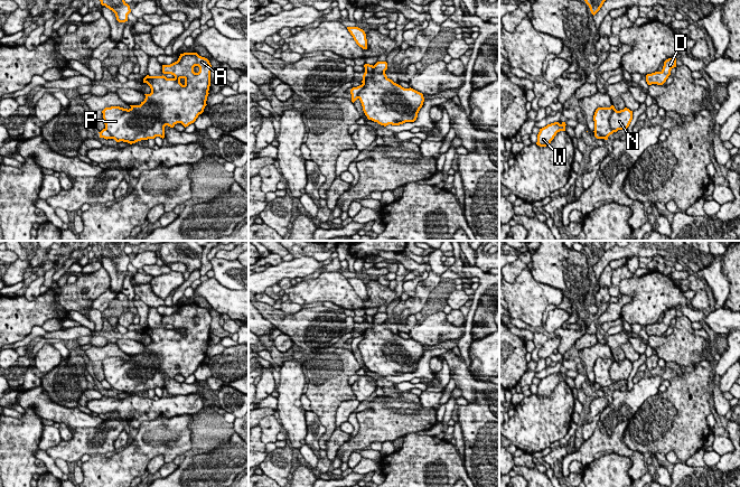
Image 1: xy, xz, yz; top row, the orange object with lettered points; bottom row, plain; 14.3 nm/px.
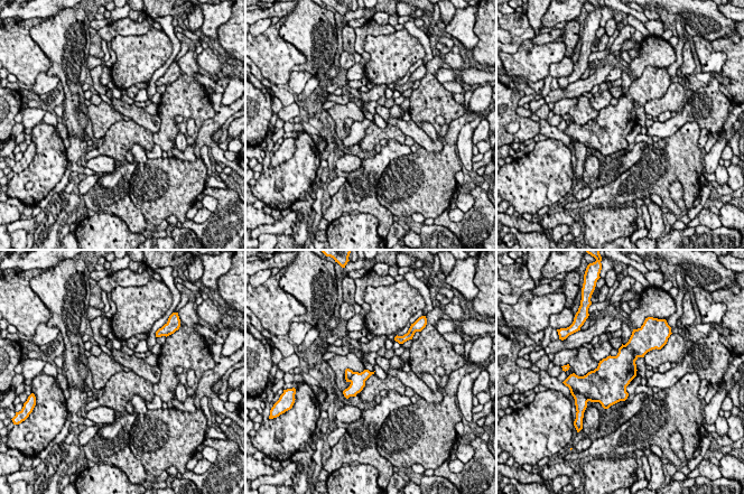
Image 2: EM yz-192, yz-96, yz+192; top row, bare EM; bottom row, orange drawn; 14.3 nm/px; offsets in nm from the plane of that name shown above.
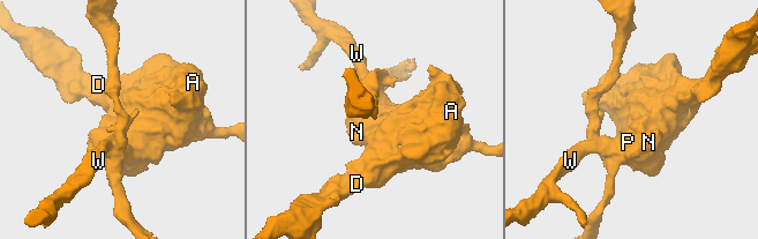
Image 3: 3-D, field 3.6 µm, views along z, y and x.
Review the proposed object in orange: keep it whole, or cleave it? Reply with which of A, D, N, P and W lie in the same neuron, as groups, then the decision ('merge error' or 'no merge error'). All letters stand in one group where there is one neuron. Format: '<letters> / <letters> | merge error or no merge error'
A D P W / N | merge error

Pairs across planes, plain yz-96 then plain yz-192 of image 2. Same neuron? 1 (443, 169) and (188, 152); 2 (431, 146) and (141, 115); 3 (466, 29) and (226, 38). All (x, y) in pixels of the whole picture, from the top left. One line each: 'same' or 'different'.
1: different
2: same
3: different

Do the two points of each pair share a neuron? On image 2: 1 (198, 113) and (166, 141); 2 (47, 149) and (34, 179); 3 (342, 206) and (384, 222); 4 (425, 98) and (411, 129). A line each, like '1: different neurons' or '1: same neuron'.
1: same neuron
2: same neuron
3: same neuron
4: different neurons

